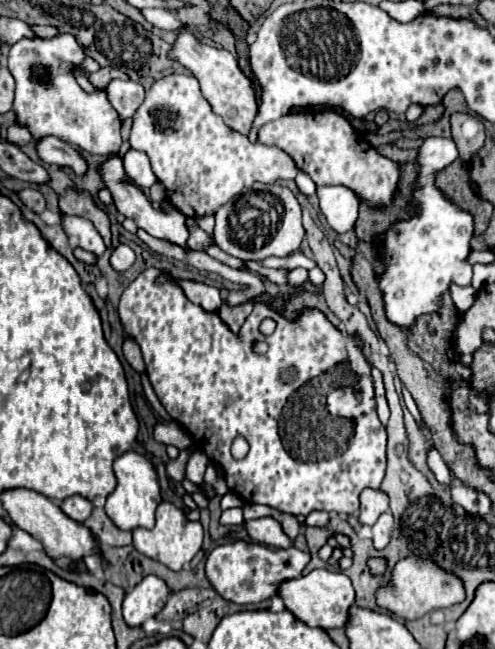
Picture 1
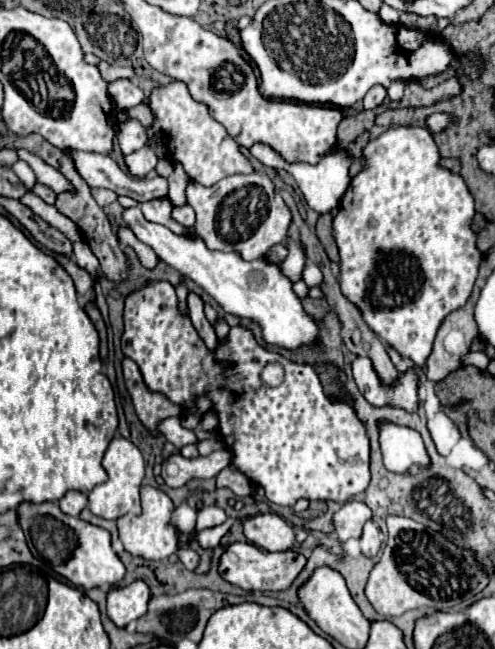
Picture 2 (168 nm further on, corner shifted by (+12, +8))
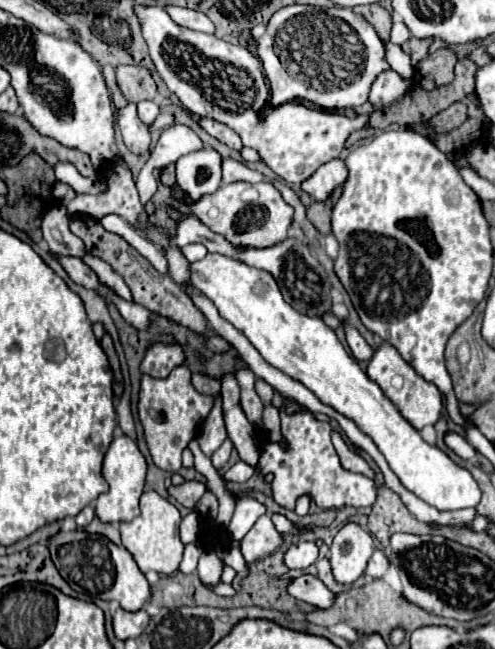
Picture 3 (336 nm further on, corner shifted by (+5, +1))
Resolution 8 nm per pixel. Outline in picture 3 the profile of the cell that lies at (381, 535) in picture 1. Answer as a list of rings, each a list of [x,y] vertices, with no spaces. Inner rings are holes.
[[[375,550],[369,564],[367,564],[367,576],[383,578],[387,574],[387,568],[389,568],[389,560],[385,558],[385,554],[381,550]]]

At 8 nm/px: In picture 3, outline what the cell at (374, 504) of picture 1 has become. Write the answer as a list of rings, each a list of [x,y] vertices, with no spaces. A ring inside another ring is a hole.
[[[345,524],[331,544],[331,570],[339,584],[355,582],[373,554],[373,538],[359,524]]]

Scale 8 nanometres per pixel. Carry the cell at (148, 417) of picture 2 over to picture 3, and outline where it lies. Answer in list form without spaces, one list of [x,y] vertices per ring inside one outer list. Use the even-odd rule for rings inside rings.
[[[185,366],[173,368],[169,378],[155,380],[153,376],[143,376],[139,394],[139,418],[145,424],[145,438],[153,462],[161,470],[177,472],[181,468],[181,452],[189,446],[193,438],[199,436],[201,424],[213,408],[213,398],[199,394],[191,384],[191,372]]]

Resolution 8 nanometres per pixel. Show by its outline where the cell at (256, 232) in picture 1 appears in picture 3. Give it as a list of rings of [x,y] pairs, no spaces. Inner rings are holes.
[[[233,182],[223,184],[215,194],[203,196],[191,206],[191,212],[213,232],[223,234],[231,244],[253,248],[273,246],[287,238],[287,228],[293,220],[293,208],[281,198],[281,192],[271,182]]]

